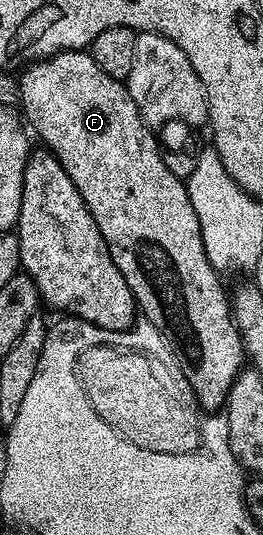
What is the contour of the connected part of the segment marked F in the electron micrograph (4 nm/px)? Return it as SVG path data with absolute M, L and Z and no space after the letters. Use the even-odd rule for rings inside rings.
M90 51L59 52L26 65L22 72L23 76L18 77L22 115L30 127L31 124L35 127L47 151L61 162L65 174L73 178L77 194L85 198L85 206L89 214L93 214L117 270L121 270L125 282L129 282L142 319L165 334L178 371L183 371L196 402L203 408L211 408L207 410L222 409L227 403L227 391L245 367L245 353L231 311L229 292L223 289L220 273L207 257L186 183L165 166L161 147L151 133L154 131L141 118L126 83L109 78L109 74L93 62Z

